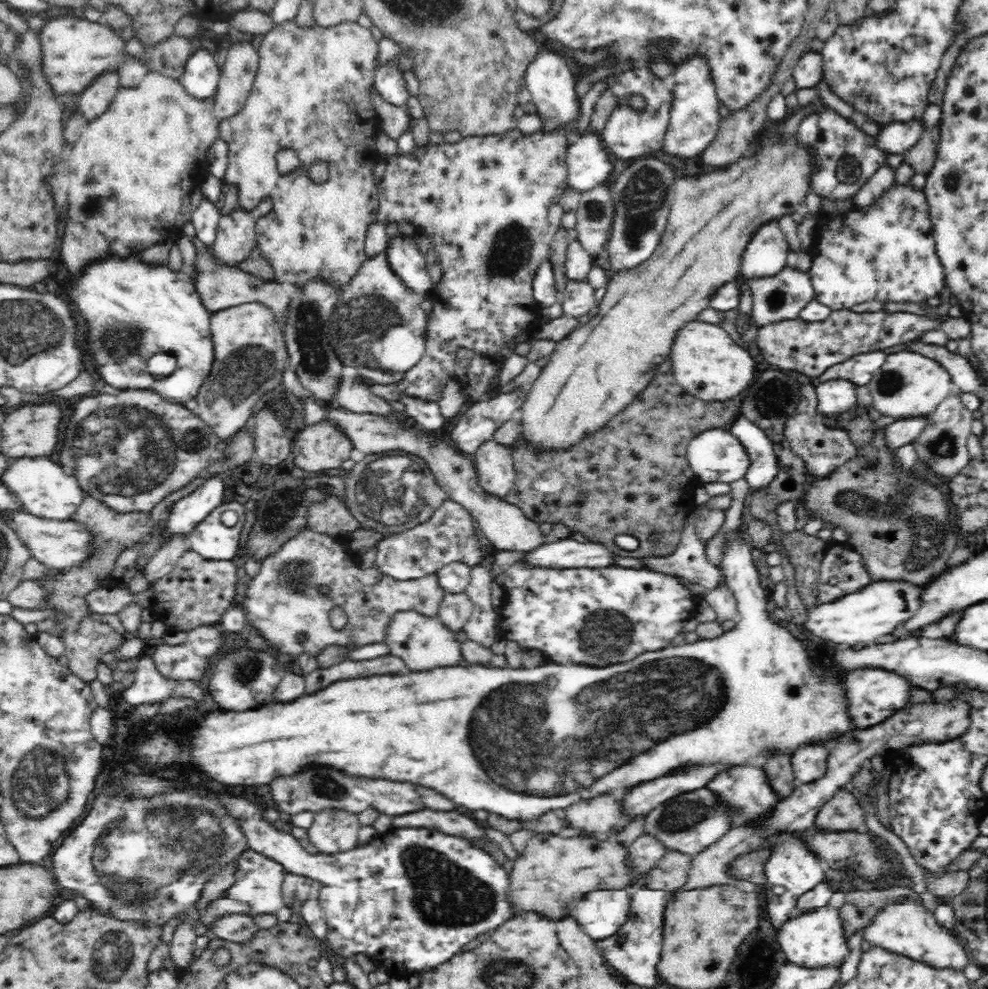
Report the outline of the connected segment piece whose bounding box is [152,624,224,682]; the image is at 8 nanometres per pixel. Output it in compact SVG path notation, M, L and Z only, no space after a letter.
M219 625L200 626L188 631L184 643L171 646L157 643L152 656L158 670L166 677L198 682L206 668L210 668L210 658L222 644L224 630Z

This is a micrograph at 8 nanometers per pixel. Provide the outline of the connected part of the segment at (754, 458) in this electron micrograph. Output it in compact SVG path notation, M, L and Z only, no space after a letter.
M737 415L737 417L728 425L729 431L734 438L739 440L739 443L743 446L743 450L746 451L747 458L750 459L750 464L747 466L746 482L750 487L759 489L766 486L777 473L777 456L774 454L772 443L766 436L763 430L760 430L755 424L752 424L746 417Z

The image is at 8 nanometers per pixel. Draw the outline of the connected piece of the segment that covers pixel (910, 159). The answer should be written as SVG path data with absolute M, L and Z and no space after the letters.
M938 125L926 128L921 134L920 140L916 142L910 150L902 154L903 162L905 162L915 174L927 174L934 164L938 141Z

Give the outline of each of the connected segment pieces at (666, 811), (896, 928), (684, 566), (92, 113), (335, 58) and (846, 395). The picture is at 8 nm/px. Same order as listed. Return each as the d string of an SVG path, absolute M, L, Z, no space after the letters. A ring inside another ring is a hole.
M705 786L694 792L673 796L671 800L647 813L644 817L643 834L656 838L668 850L678 850L684 854L702 852L702 848L710 846L730 828L730 820L726 820L726 814L722 812L722 808L718 808L718 804L714 804L712 796Z
M903 900L882 908L873 916L871 924L862 930L864 940L872 947L893 952L915 961L925 961L936 968L963 970L970 963L968 951L961 941L954 938L938 921L935 913L930 913L918 904L906 904Z
M692 518L686 520L682 540L672 554L641 558L639 565L640 568L687 580L708 590L716 588L724 579L717 567L708 561L706 548L696 536Z
M110 70L96 76L90 86L80 94L78 112L85 117L86 122L96 120L100 114L106 112L121 86L121 77L117 70Z
M284 21L274 25L274 28L267 32L262 38L262 44L258 46L258 68L256 68L256 76L254 76L254 84L250 88L250 93L247 94L246 102L243 104L242 110L236 113L235 116L222 121L219 128L219 139L226 143L228 147L228 164L224 173L222 182L228 188L236 190L236 200L238 200L239 210L242 212L254 212L256 206L265 198L270 198L272 208L270 212L262 215L256 220L256 243L255 246L259 254L266 259L267 264L273 270L273 280L279 282L290 282L297 288L304 288L308 282L312 280L321 280L323 284L331 286L333 290L338 290L340 293L343 288L350 284L353 276L356 276L360 265L367 259L365 253L365 238L368 234L368 228L378 221L379 210L379 182L375 178L374 168L380 160L376 152L376 134L381 127L381 118L376 106L373 105L372 93L375 91L375 77L378 71L378 40L374 38L370 29L360 26L358 21L341 21L337 25L308 25L300 27L296 21ZM280 150L294 150L300 166L280 174L276 167L276 154ZM314 162L325 162L328 167L328 180L322 184L316 183L312 178L308 177L308 168L314 166Z
M844 378L818 382L814 385L818 397L818 409L824 416L836 416L854 409L858 385Z

